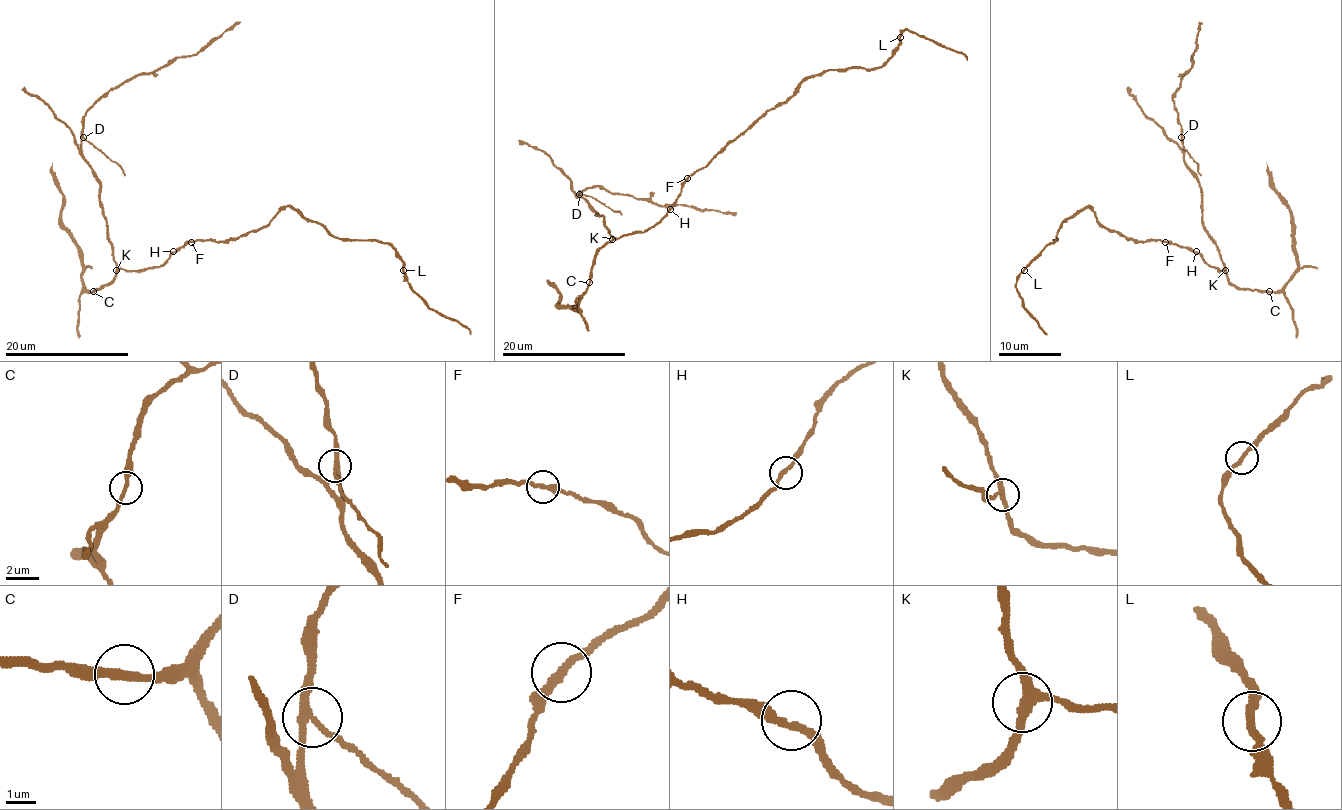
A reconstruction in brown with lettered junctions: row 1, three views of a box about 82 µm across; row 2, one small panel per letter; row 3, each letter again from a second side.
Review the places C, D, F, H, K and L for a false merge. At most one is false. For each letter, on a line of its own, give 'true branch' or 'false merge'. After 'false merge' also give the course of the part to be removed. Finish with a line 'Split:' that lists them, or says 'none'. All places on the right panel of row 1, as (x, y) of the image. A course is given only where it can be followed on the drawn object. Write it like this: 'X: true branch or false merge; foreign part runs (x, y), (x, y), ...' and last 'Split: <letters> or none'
C: true branch
D: false merge; foreign part runs (1180, 138), (1201, 175)
F: true branch
H: true branch
K: true branch
L: true branch
Split: D

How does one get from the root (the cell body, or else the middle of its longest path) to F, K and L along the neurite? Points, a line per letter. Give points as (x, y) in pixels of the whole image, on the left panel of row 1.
F: (173, 252), (191, 242)
K: (173, 252), (158, 266), (116, 270)
L: (173, 252), (195, 240), (239, 238), (262, 229), (282, 209), (291, 206), (336, 237), (386, 242), (403, 270)

